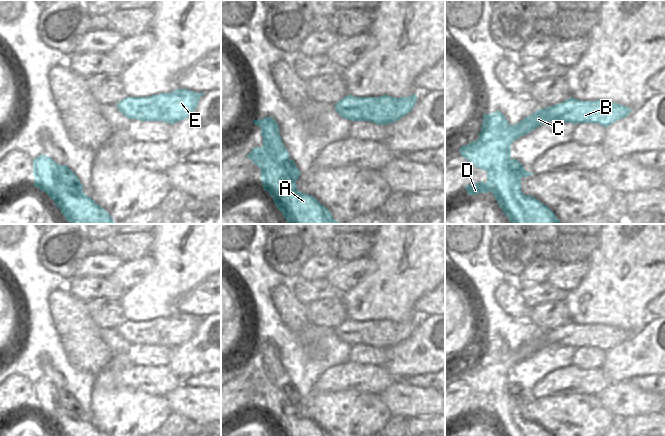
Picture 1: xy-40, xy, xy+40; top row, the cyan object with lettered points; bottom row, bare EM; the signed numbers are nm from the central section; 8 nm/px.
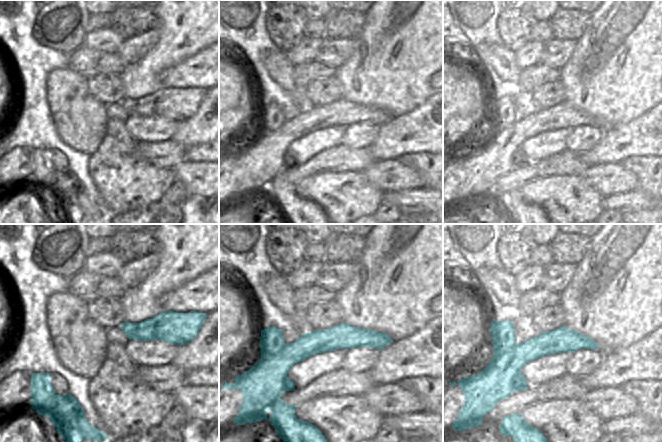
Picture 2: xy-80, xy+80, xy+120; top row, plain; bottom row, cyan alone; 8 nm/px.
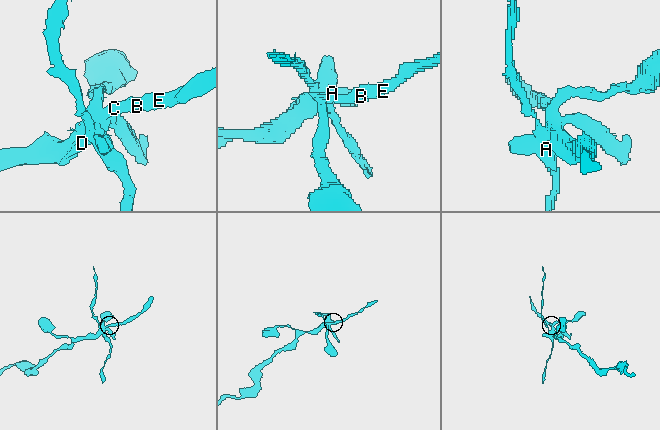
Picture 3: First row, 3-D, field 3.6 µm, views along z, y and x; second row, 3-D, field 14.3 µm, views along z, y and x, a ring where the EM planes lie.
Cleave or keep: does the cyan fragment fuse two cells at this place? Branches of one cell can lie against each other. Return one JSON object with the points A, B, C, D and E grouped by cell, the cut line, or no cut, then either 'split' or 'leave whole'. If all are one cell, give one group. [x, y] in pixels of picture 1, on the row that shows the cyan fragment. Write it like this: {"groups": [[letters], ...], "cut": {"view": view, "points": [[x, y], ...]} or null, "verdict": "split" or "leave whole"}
{"groups": [["A"], ["B", "C", "D", "E"]], "cut": {"view": "xy", "points": [[288, 158], [281, 162], [266, 161], [259, 167]]}, "verdict": "split"}

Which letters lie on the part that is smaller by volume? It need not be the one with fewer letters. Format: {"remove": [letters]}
{"remove": ["A"]}

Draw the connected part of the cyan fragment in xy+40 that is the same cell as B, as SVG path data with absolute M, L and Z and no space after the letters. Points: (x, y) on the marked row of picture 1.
M570 97L562 103L538 109L516 125L510 125L505 116L496 111L483 114L479 138L459 150L469 163L490 171L494 167L508 167L511 144L548 121L566 123L598 123L608 127L626 117L632 109L610 101L580 101Z

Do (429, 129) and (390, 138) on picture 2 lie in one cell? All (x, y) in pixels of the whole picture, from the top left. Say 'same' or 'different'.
same

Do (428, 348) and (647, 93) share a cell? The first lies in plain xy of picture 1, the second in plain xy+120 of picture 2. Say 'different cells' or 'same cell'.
different cells

